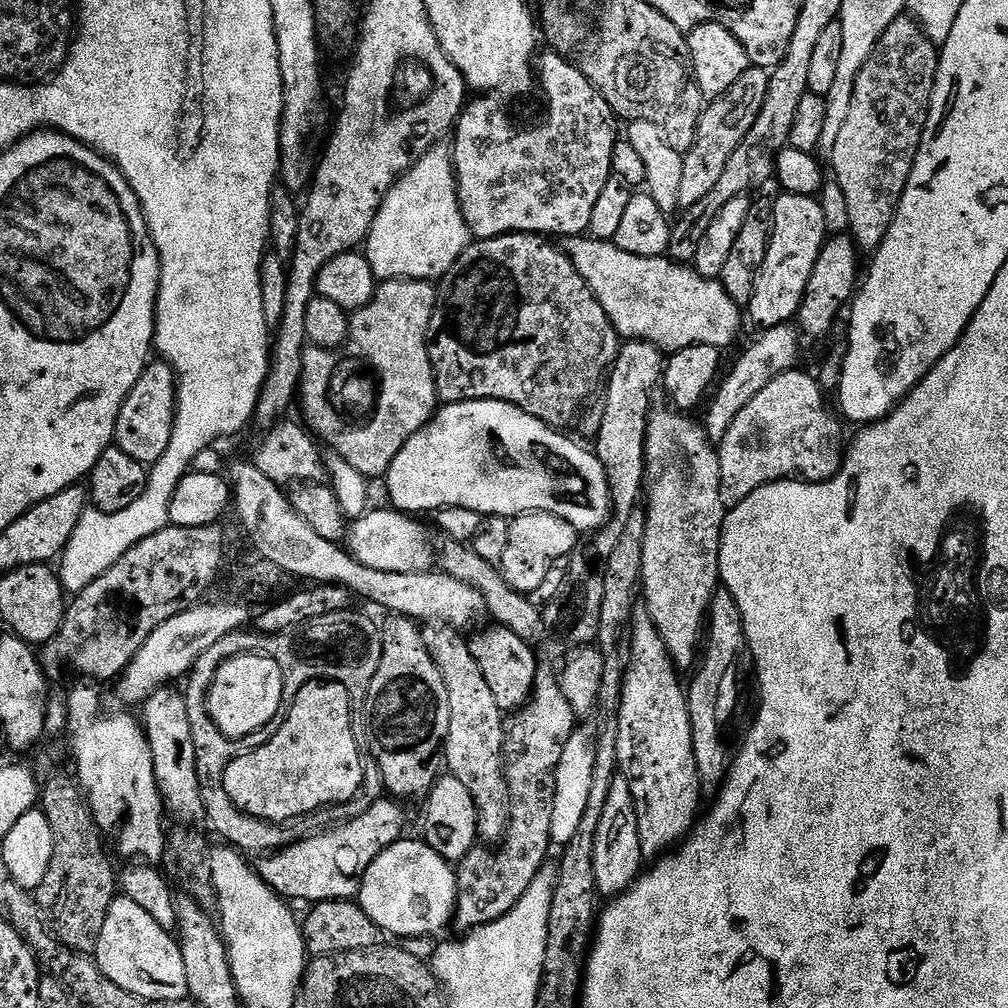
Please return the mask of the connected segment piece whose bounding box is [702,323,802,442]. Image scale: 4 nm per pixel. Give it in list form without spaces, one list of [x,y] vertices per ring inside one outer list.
[[[791,323],[763,329],[759,335],[760,337],[737,358],[736,365],[728,372],[728,377],[726,377],[726,372],[723,379],[719,381],[718,387],[715,389],[716,397],[714,397],[715,392],[711,397],[713,400],[712,405],[708,408],[708,417],[703,417],[702,423],[709,440],[713,442],[719,442],[723,438],[726,430],[730,430],[734,418],[738,418],[738,414],[744,409],[746,402],[750,402],[750,398],[754,398],[754,394],[758,394],[758,390],[762,390],[762,386],[766,386],[774,378],[778,378],[778,374],[791,372],[799,365],[796,363],[800,360],[802,336]]]

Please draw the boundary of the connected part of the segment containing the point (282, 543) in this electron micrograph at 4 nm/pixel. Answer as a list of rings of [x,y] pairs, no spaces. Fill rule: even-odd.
[[[251,459],[240,460],[237,464],[229,465],[228,480],[234,489],[234,512],[240,519],[240,524],[244,527],[246,535],[252,539],[252,544],[256,547],[255,555],[259,559],[274,562],[282,570],[288,572],[293,578],[299,578],[304,582],[315,582],[317,584],[341,584],[357,597],[369,600],[372,604],[377,604],[380,608],[385,608],[385,613],[397,616],[408,616],[417,622],[431,622],[436,626],[447,626],[457,630],[467,629],[467,624],[472,624],[481,615],[485,615],[484,599],[478,590],[450,578],[444,572],[433,570],[431,572],[415,572],[414,574],[394,574],[393,572],[383,572],[382,570],[370,570],[370,566],[362,566],[341,547],[337,541],[327,540],[311,529],[310,524],[297,514],[294,506],[288,501],[285,489],[279,484],[270,482],[262,470]]]

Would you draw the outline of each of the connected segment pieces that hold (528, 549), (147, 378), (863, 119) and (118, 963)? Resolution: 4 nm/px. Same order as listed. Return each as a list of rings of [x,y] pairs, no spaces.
[[[525,513],[523,516],[515,517],[510,522],[510,526],[509,545],[506,546],[505,557],[500,565],[501,575],[515,592],[528,595],[542,584],[549,567],[548,563],[556,561],[560,557],[570,556],[577,549],[578,544],[576,542],[580,538],[576,528],[570,526],[565,519],[560,519],[556,515],[548,513]]]
[[[149,362],[143,374],[134,382],[134,390],[126,398],[116,423],[115,447],[120,448],[134,462],[151,466],[162,458],[166,446],[170,446],[170,434],[174,430],[176,417],[176,376],[170,365],[163,362]]]
[[[905,14],[890,22],[854,82],[850,110],[846,113],[846,122],[838,134],[838,142],[834,142],[830,160],[831,175],[838,182],[838,186],[842,186],[842,194],[846,194],[850,212],[848,232],[861,253],[875,253],[896,216],[896,207],[900,205],[900,199],[908,185],[920,149],[920,139],[928,121],[939,65],[940,54],[937,45],[933,44],[932,39],[921,30],[911,15]]]
[[[123,894],[117,895],[106,914],[94,959],[110,982],[118,982],[118,986],[130,990],[130,994],[151,1000],[182,1000],[188,996],[186,962],[182,962],[177,937],[162,930],[138,902],[130,902]]]

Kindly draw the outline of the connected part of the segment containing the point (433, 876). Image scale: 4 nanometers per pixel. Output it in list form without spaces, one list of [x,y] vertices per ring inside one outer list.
[[[401,838],[397,844],[382,850],[382,854],[374,858],[370,870],[366,870],[364,875],[358,903],[389,937],[432,936],[453,923],[456,914],[456,873],[453,865],[443,860],[423,839],[408,839]]]

